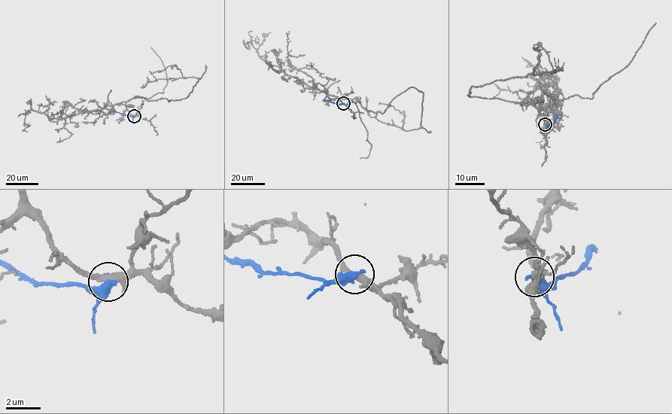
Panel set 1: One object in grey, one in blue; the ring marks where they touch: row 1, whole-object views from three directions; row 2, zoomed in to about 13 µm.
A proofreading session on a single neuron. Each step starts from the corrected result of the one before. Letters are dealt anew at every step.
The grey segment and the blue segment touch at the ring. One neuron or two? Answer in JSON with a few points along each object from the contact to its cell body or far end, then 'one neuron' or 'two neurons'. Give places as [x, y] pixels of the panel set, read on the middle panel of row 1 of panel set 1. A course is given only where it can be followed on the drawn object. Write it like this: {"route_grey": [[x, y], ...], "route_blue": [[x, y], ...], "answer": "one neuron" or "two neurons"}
{"route_grey": [[343, 103], [355, 97], [382, 114], [413, 87], [423, 93], [420, 126], [408, 131], [371, 117], [366, 96]], "route_blue": [[343, 103], [323, 98]], "answer": "two neurons"}

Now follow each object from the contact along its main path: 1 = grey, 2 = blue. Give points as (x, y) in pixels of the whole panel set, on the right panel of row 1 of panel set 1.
1: (545, 123), (548, 98), (538, 87), (542, 101), (527, 104), (468, 95), (472, 86), (563, 68), (533, 71)
2: (545, 124), (553, 123), (561, 108)

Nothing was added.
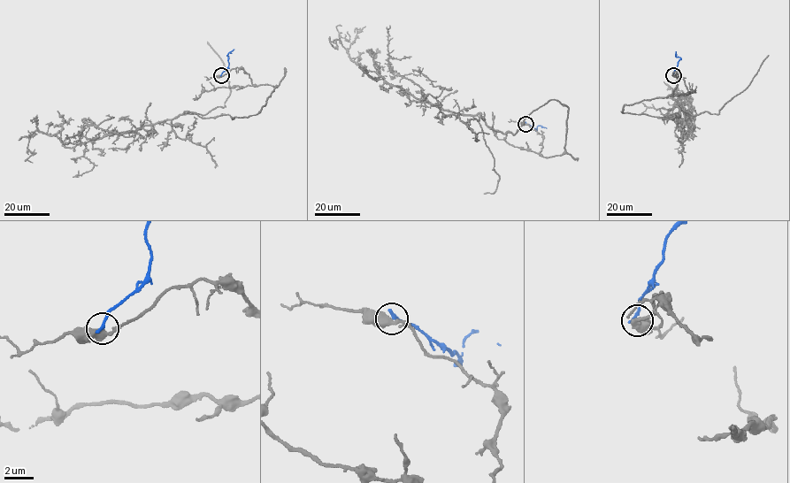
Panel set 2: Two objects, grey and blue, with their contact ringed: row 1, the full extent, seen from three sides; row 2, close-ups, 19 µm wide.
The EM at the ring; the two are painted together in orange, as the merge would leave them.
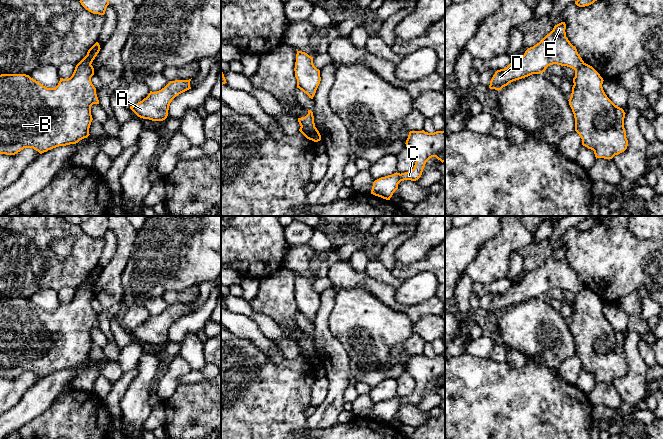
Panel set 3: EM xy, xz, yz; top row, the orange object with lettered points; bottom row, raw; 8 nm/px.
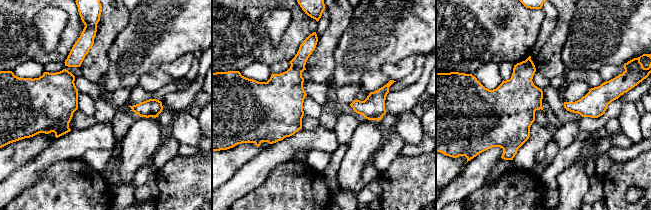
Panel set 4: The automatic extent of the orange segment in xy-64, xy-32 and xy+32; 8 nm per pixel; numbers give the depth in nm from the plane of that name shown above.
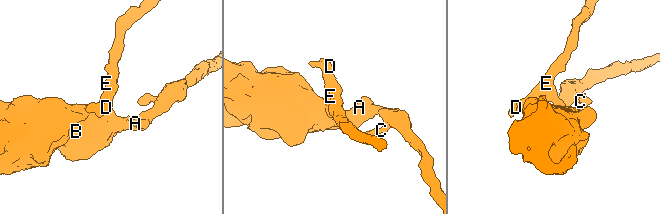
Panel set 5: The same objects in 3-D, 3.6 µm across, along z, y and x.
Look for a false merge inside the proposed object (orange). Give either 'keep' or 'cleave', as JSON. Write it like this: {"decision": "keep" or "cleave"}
{"decision": "cleave"}

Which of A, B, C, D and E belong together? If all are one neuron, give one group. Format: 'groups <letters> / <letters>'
groups A B C / D E

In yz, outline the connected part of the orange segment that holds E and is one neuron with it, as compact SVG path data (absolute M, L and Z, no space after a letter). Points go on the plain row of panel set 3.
M565 246L555 249L539 267L528 272L519 284L512 284L506 292L497 294L489 312L499 315L513 305L543 297L553 288L574 294L582 290L584 285L566 261L565 253Z

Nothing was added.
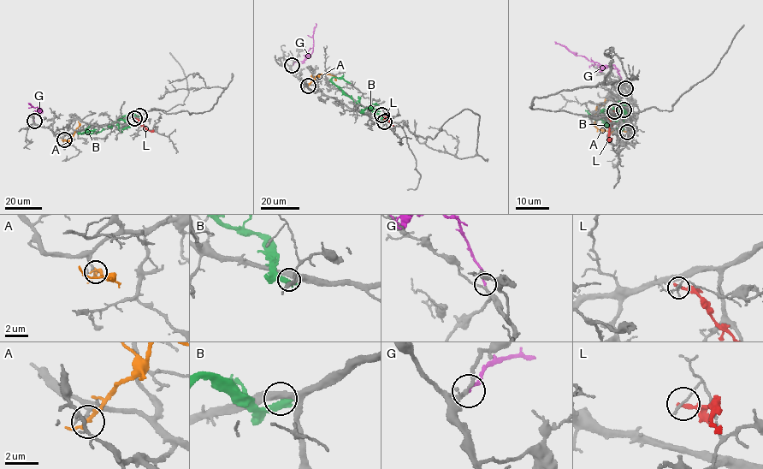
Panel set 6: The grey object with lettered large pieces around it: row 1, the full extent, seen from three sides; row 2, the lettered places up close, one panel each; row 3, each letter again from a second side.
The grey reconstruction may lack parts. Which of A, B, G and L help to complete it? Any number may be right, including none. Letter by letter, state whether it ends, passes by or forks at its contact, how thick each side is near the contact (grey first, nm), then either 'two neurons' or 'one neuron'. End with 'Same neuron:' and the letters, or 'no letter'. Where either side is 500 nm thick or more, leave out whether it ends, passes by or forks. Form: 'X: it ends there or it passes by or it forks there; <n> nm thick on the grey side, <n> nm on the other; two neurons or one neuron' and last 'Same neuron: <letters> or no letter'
A: it passes by; 110 nm thick on the grey side, 200 nm on the other; two neurons
B: it ends there; 360 nm thick on the grey side, 440 nm on the other; two neurons
G: it ends there; 170 nm thick on the grey side, 190 nm on the other; one neuron
L: it ends there; 160 nm thick on the grey side, 280 nm on the other; two neurons
Same neuron: G

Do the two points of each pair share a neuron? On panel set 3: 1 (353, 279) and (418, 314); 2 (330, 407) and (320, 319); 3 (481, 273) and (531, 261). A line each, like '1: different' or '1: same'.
1: same
2: same
3: different

